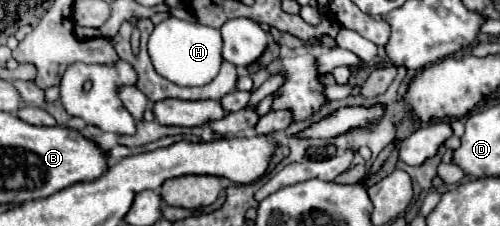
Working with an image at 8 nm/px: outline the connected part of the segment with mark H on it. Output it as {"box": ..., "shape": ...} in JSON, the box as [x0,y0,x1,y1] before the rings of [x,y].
{"box":[147,16,223,86],"shape":[[[171,16],[155,26],[155,30],[149,36],[147,48],[149,48],[149,56],[151,56],[151,62],[157,70],[157,74],[177,86],[209,84],[219,74],[219,68],[223,62],[223,56],[221,56],[223,40],[221,40],[219,30],[215,30],[211,26],[203,26],[199,22],[179,20],[175,16]]]}

